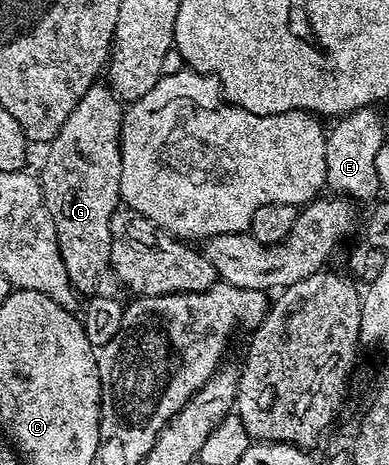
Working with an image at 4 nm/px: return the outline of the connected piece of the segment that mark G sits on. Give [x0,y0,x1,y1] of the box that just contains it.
[39,83,125,295]

